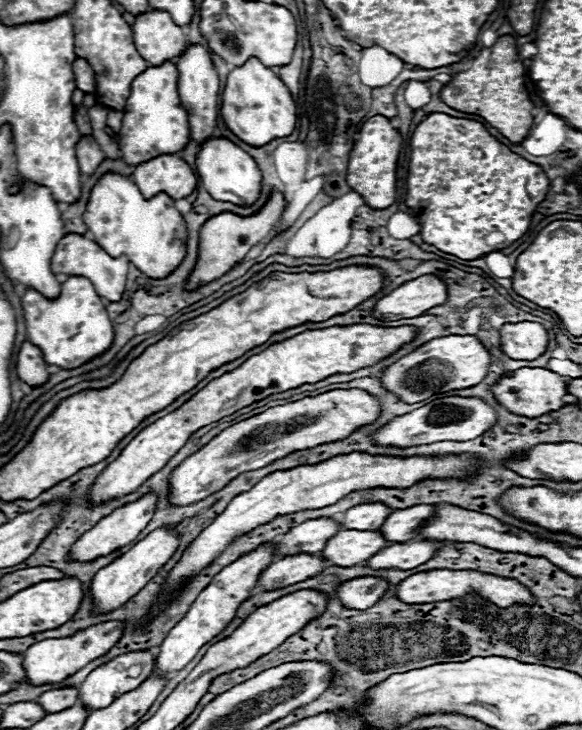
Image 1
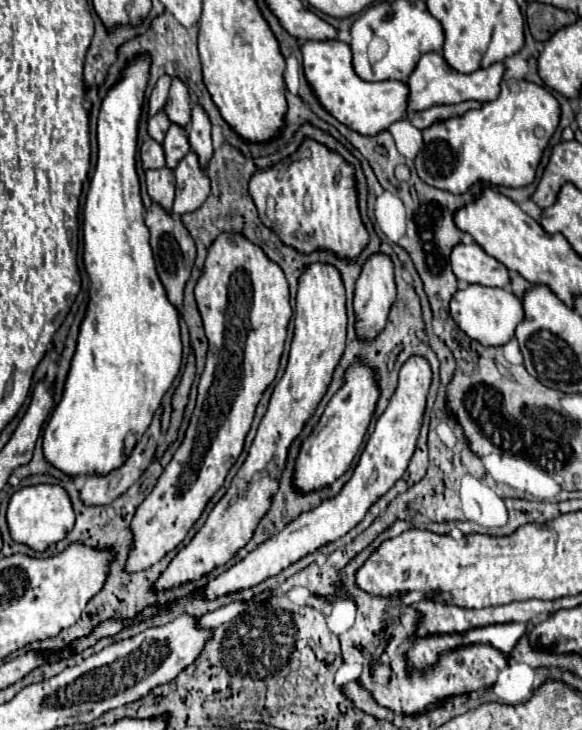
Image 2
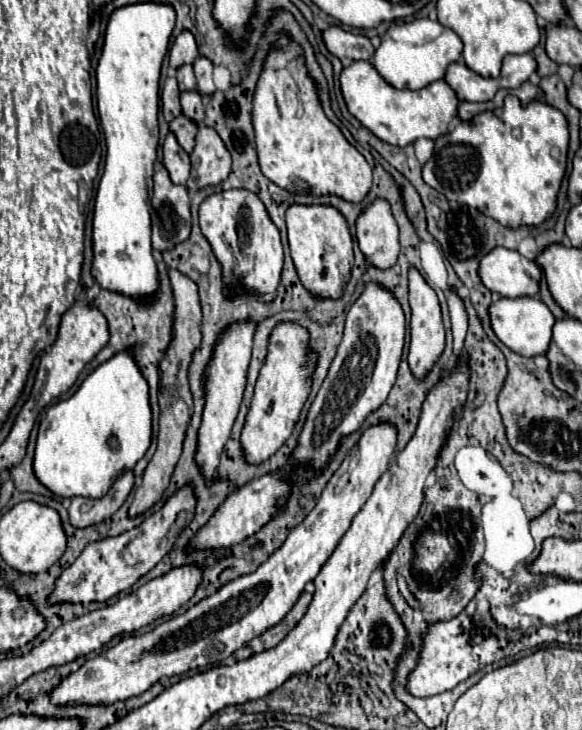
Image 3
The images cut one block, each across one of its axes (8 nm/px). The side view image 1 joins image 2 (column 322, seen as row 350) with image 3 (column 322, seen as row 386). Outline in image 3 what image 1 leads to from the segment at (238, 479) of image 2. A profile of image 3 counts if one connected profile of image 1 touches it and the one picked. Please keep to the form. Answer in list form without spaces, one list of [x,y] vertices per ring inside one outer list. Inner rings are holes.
[[[292,204],[286,212],[288,242],[292,260],[296,264],[302,284],[320,298],[338,298],[350,280],[350,268],[354,264],[352,256],[352,236],[346,218],[334,206],[326,204]]]

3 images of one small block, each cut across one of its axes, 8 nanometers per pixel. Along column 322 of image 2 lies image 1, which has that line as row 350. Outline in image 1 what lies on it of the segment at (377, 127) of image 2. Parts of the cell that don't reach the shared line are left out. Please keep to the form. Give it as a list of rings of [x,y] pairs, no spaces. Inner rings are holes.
[[[72,276],[62,284],[58,300],[46,300],[36,290],[26,290],[22,296],[26,330],[34,346],[38,346],[48,364],[60,368],[78,368],[92,358],[104,354],[114,342],[114,328],[108,318],[102,298],[84,278]]]

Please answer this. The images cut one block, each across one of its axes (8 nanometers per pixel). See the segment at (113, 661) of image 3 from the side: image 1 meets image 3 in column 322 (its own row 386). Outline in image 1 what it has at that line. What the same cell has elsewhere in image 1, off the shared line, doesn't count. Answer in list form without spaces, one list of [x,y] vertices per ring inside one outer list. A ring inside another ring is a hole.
[[[518,368],[516,372],[508,372],[508,376],[502,376],[496,384],[492,384],[492,394],[508,412],[532,418],[564,406],[562,396],[566,394],[566,382],[546,368]]]

